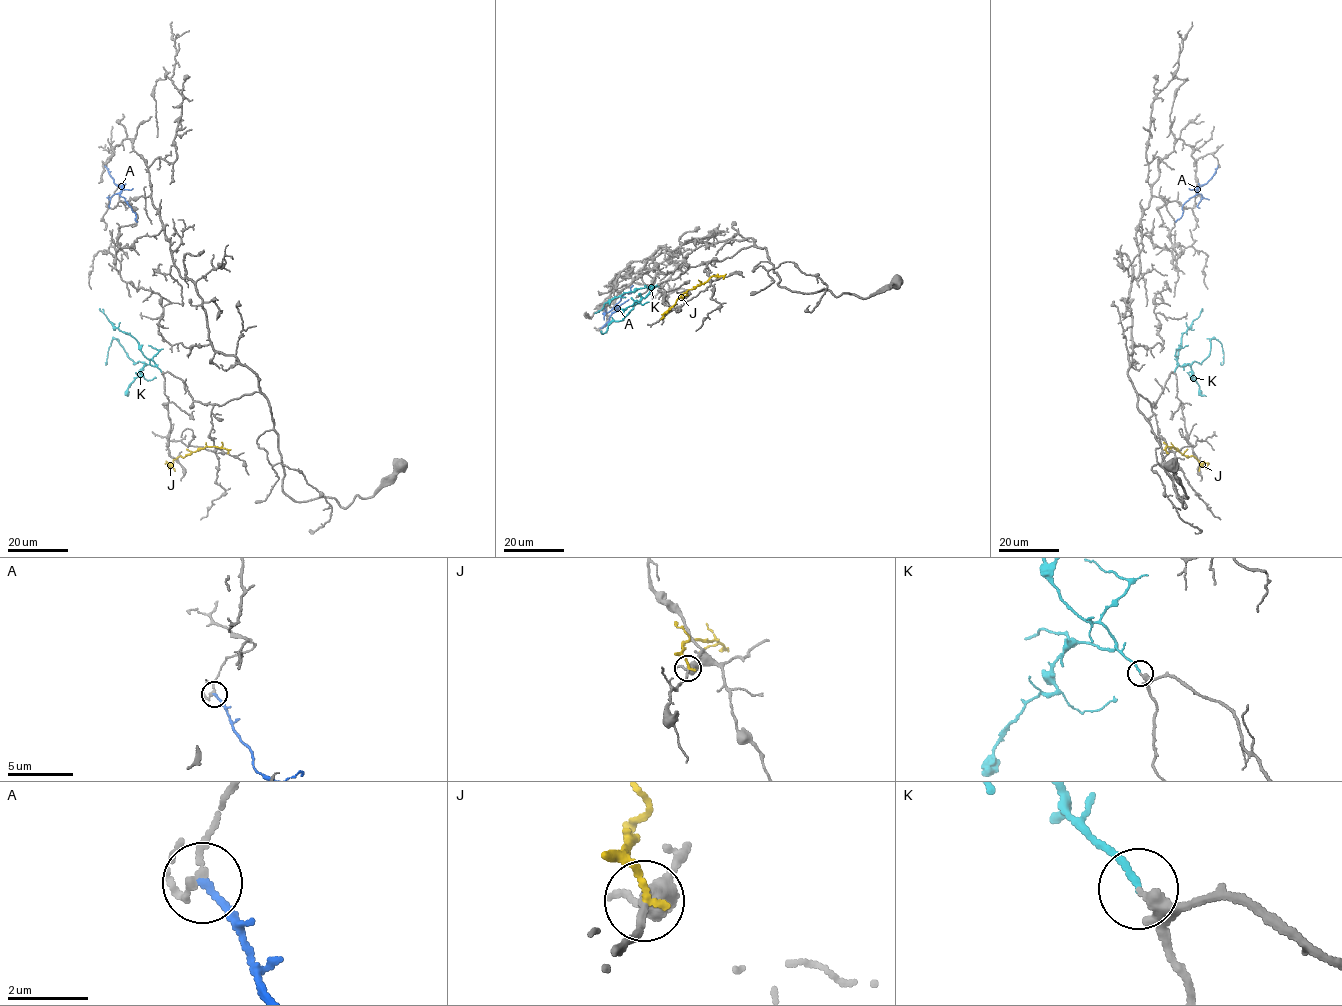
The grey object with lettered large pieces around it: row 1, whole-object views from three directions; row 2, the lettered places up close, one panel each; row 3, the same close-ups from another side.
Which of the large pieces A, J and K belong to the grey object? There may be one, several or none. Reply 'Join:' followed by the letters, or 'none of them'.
Join: K

